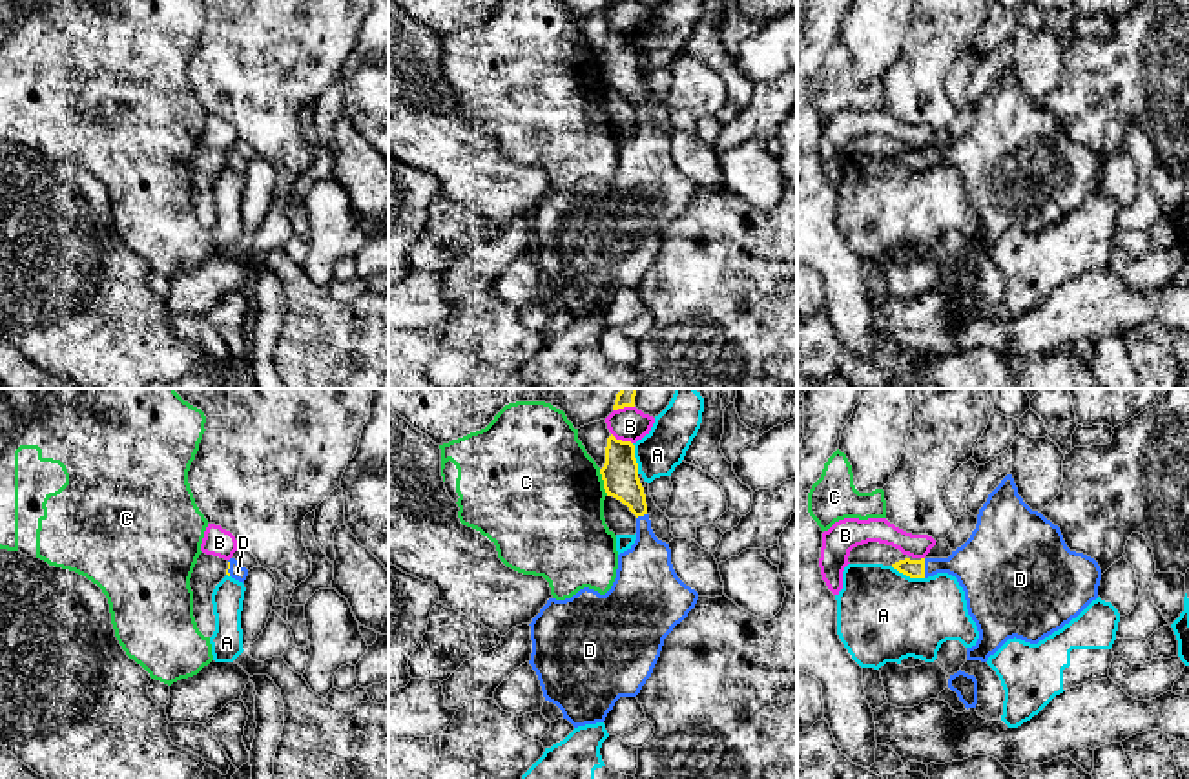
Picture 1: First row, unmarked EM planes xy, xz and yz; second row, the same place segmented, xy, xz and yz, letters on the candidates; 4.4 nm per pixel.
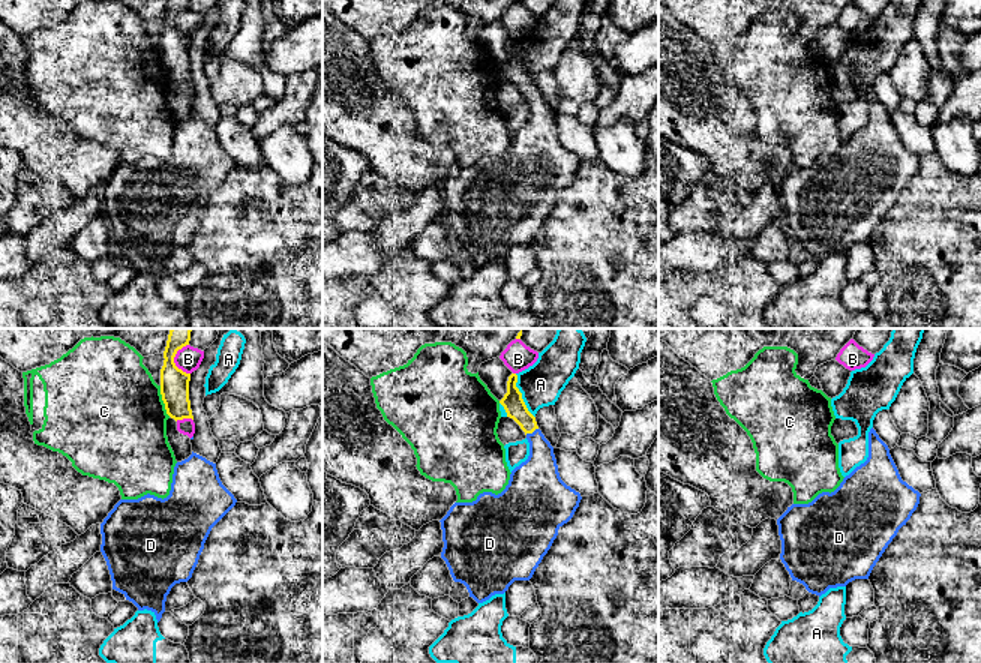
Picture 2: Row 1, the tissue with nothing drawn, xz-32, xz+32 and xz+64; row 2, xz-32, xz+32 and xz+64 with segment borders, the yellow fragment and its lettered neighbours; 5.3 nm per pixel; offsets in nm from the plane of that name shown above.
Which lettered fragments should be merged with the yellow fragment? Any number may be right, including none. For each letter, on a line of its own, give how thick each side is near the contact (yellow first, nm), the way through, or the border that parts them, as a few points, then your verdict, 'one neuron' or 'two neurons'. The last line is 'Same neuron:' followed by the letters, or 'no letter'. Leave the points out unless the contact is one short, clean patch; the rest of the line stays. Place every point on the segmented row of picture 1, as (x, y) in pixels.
A: calibres 80 and 400 nm; two neurons
B: calibres 160 and 150 nm; border xz (611, 433), (631, 444); two neurons
C: calibres 160 and 480 nm; two neurons
D: calibres 80 and 240 nm; one neuron
Same neuron: D

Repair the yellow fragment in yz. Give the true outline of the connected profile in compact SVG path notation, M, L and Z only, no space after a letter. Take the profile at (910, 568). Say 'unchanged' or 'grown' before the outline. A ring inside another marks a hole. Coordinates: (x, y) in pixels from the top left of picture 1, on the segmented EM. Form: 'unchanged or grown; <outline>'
grown; M1012 474L988 494L970 538L948 558L899 560L894 569L910 578L948 573L965 591L967 609L979 639L967 648L967 660L987 662L1008 639L1038 644L1076 618L1098 598L1101 569L1083 553L1070 551L1058 525L1032 511L1018 494Z

